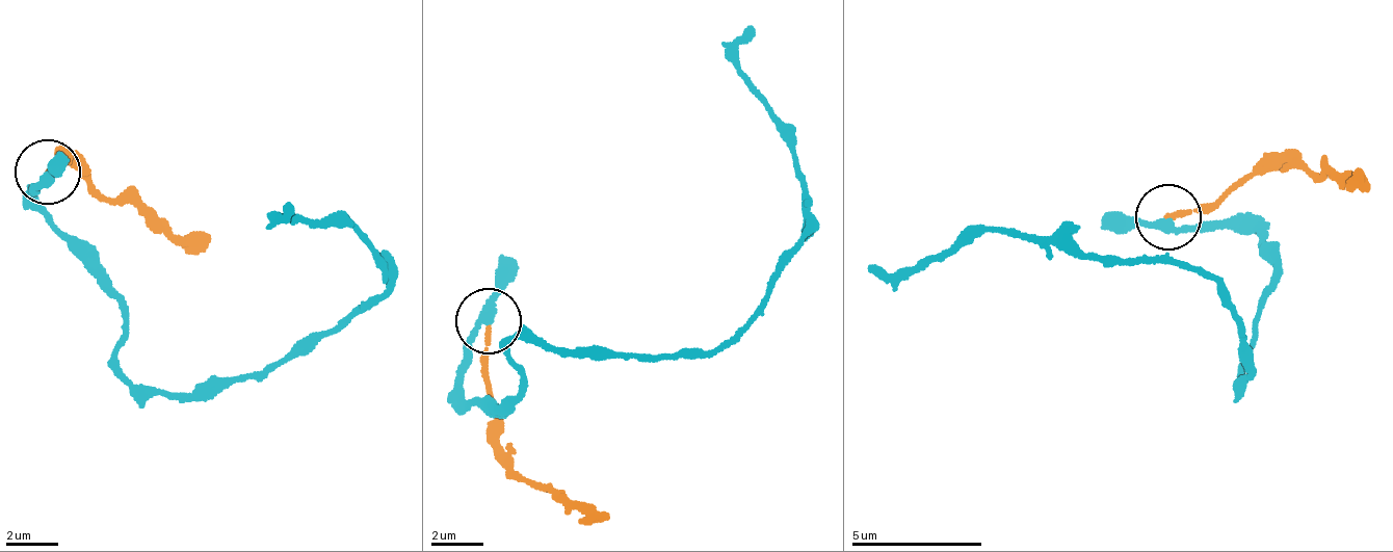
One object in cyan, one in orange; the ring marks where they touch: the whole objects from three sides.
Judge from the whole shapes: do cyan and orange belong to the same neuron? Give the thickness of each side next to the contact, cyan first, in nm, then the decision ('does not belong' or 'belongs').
300/220 nm | does not belong

